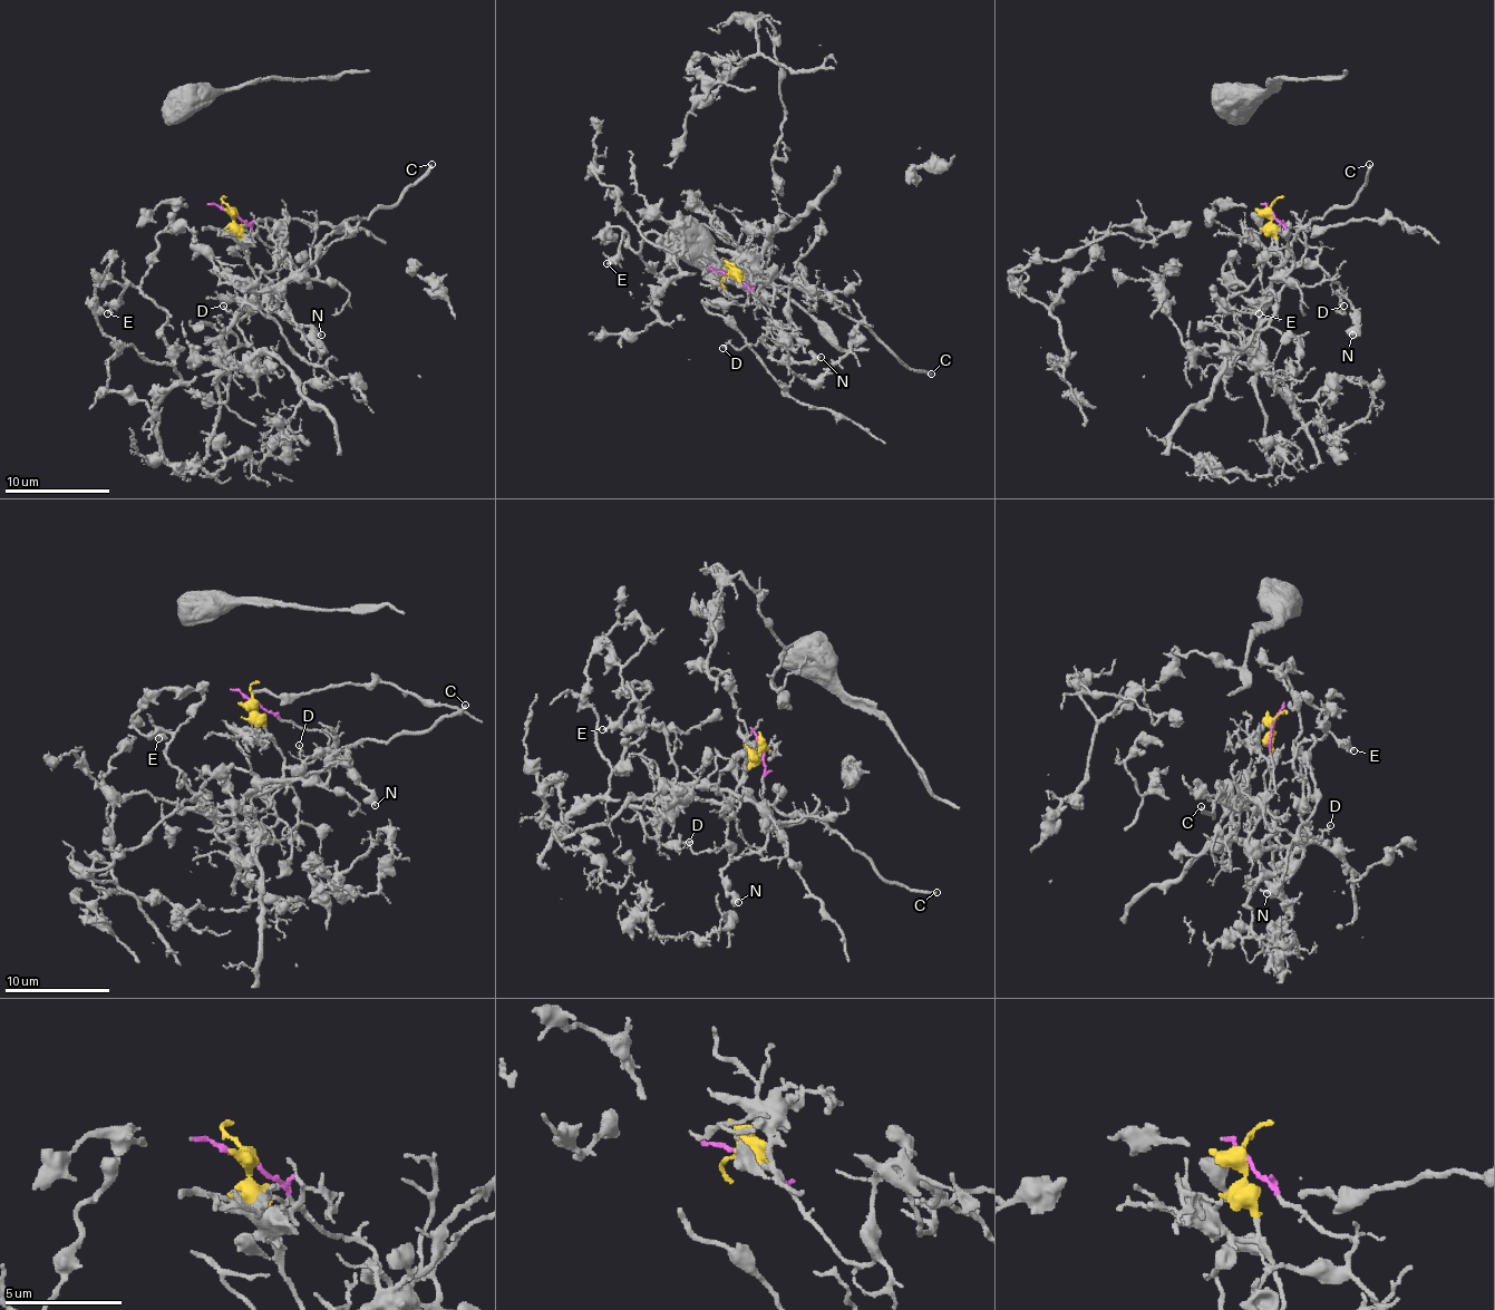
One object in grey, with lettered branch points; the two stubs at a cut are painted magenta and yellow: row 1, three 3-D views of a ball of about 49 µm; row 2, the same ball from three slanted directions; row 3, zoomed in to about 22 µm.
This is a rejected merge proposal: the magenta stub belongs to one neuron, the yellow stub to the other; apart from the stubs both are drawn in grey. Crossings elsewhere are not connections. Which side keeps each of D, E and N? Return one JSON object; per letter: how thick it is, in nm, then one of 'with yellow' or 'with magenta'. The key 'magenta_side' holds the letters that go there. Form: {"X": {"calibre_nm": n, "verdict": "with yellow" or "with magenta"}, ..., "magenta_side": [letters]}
{"D": {"calibre_nm": 120, "verdict": "with magenta"}, "E": {"calibre_nm": 300, "verdict": "with yellow"}, "N": {"calibre_nm": 400, "verdict": "with magenta"}, "magenta_side": ["D", "N"]}

